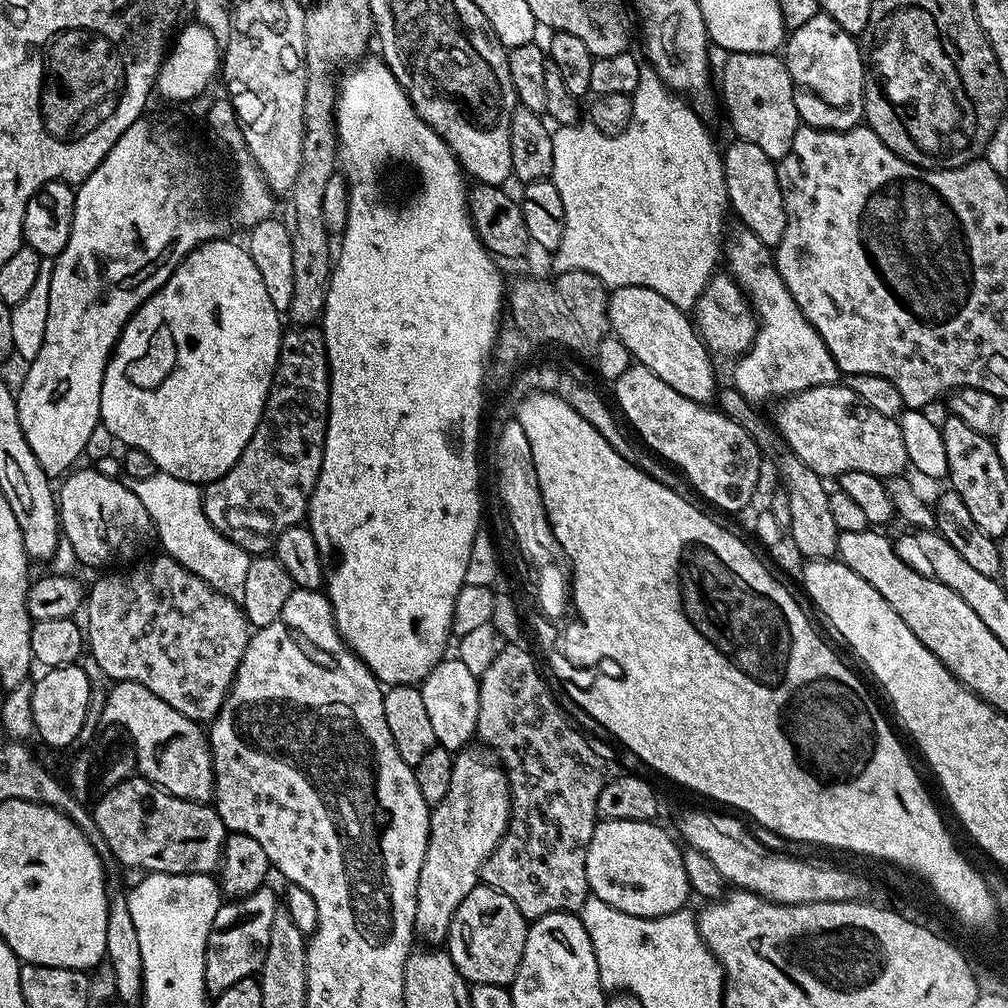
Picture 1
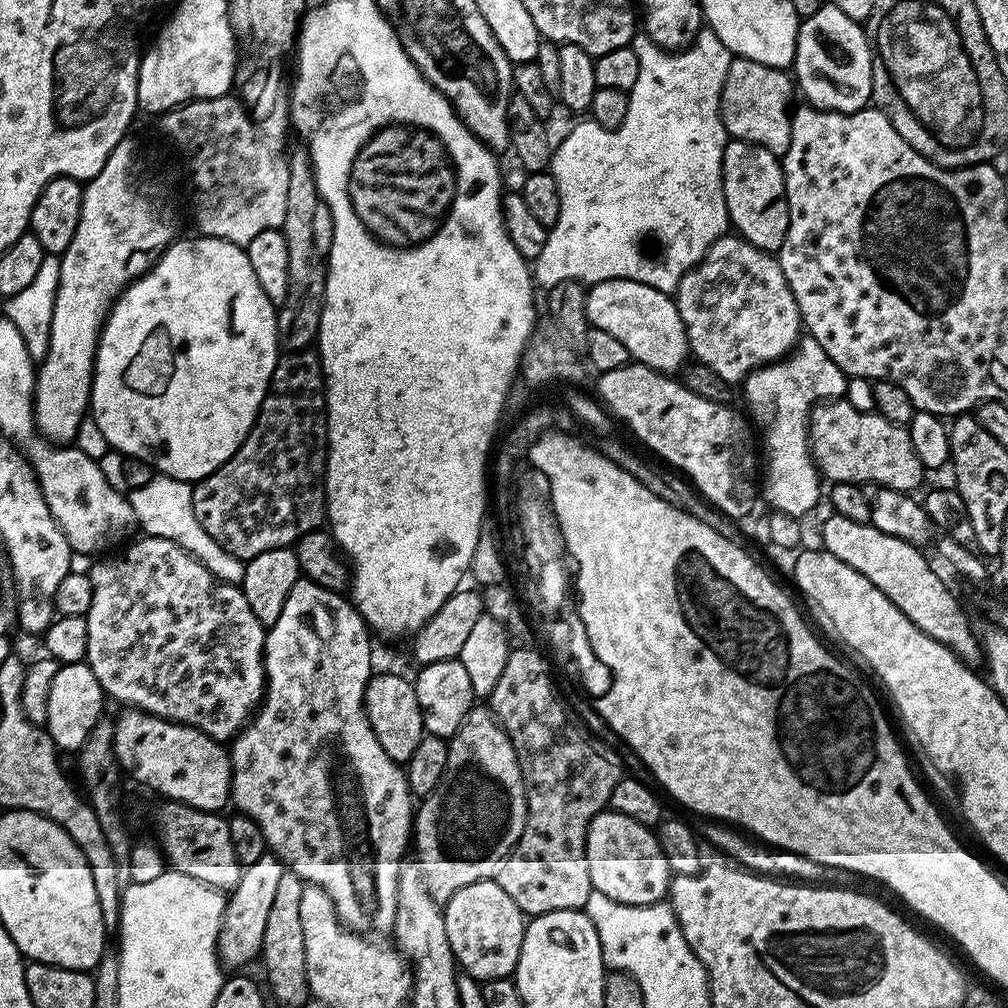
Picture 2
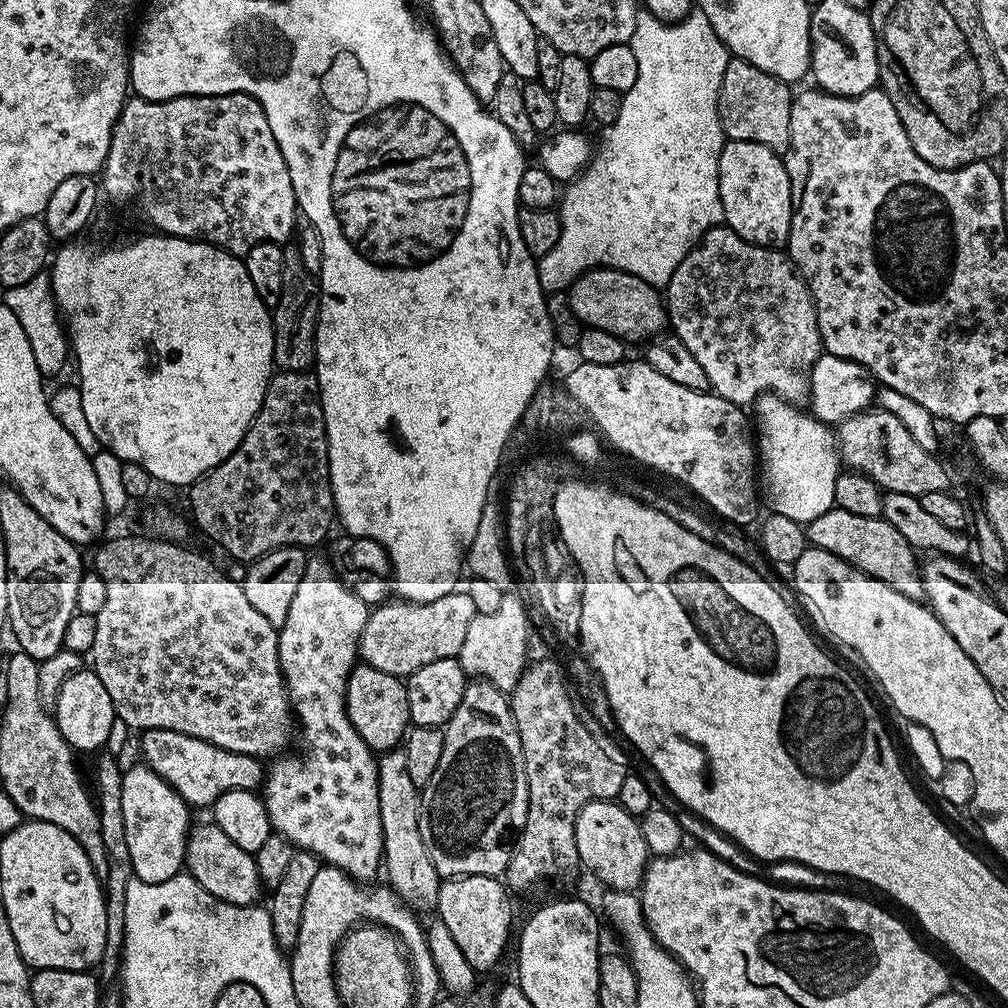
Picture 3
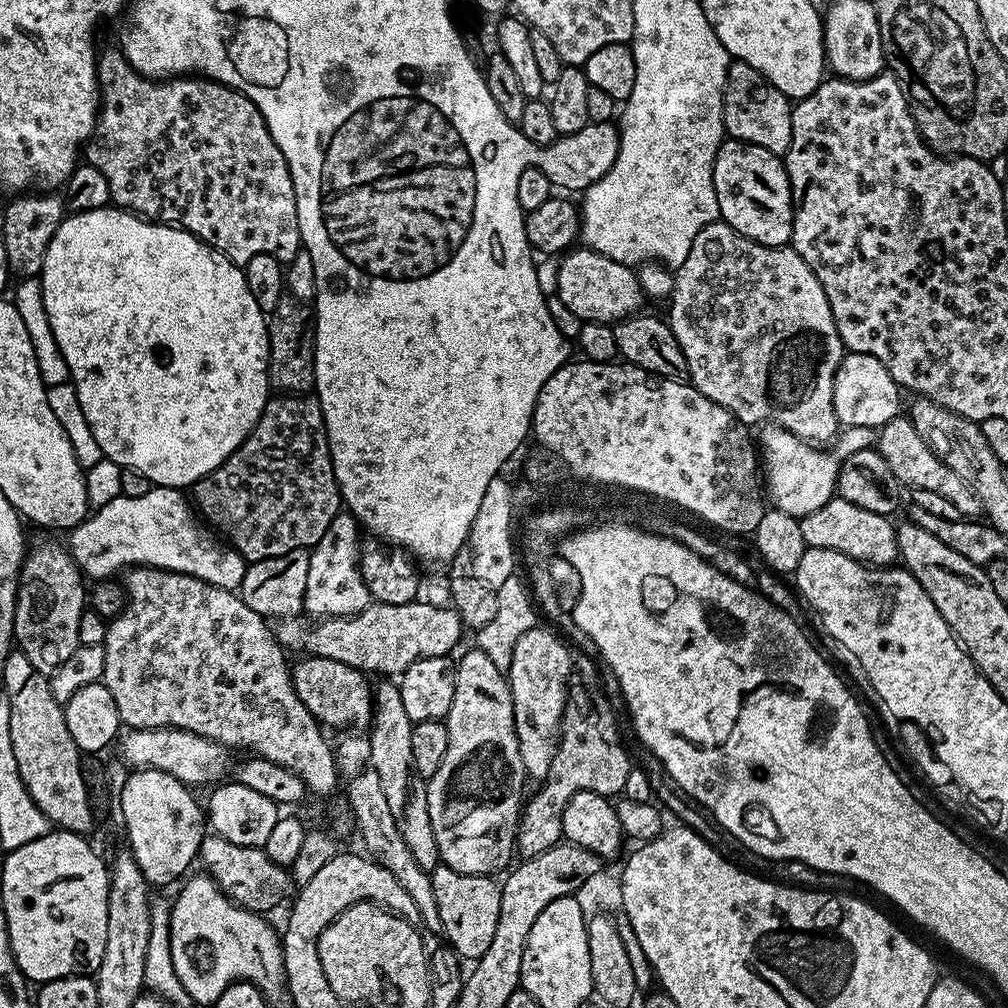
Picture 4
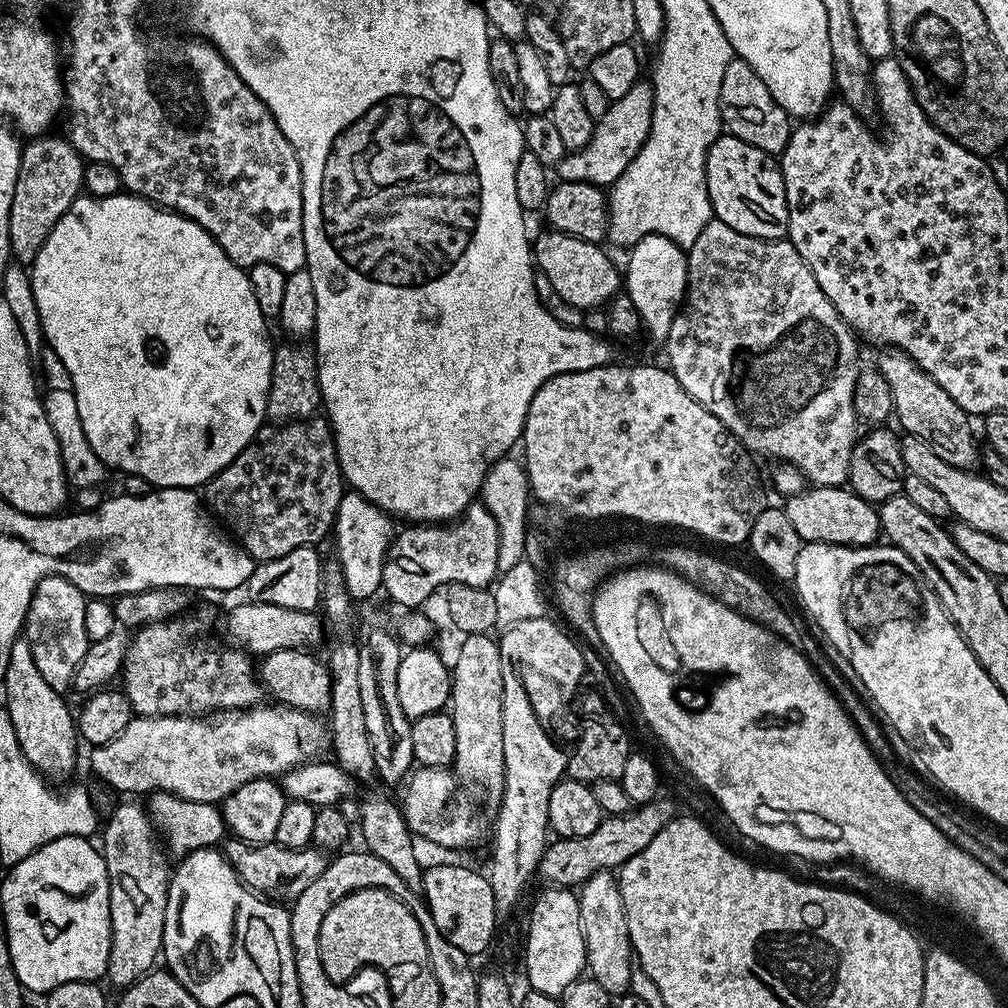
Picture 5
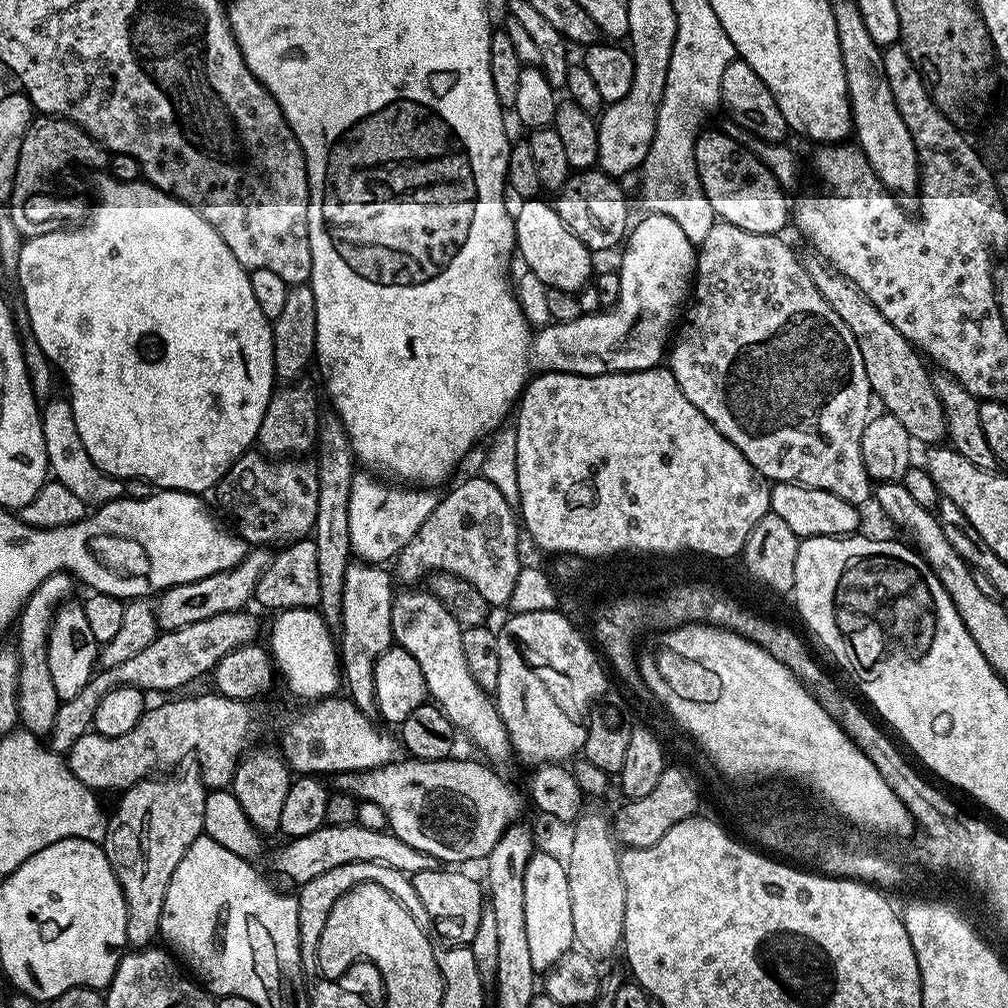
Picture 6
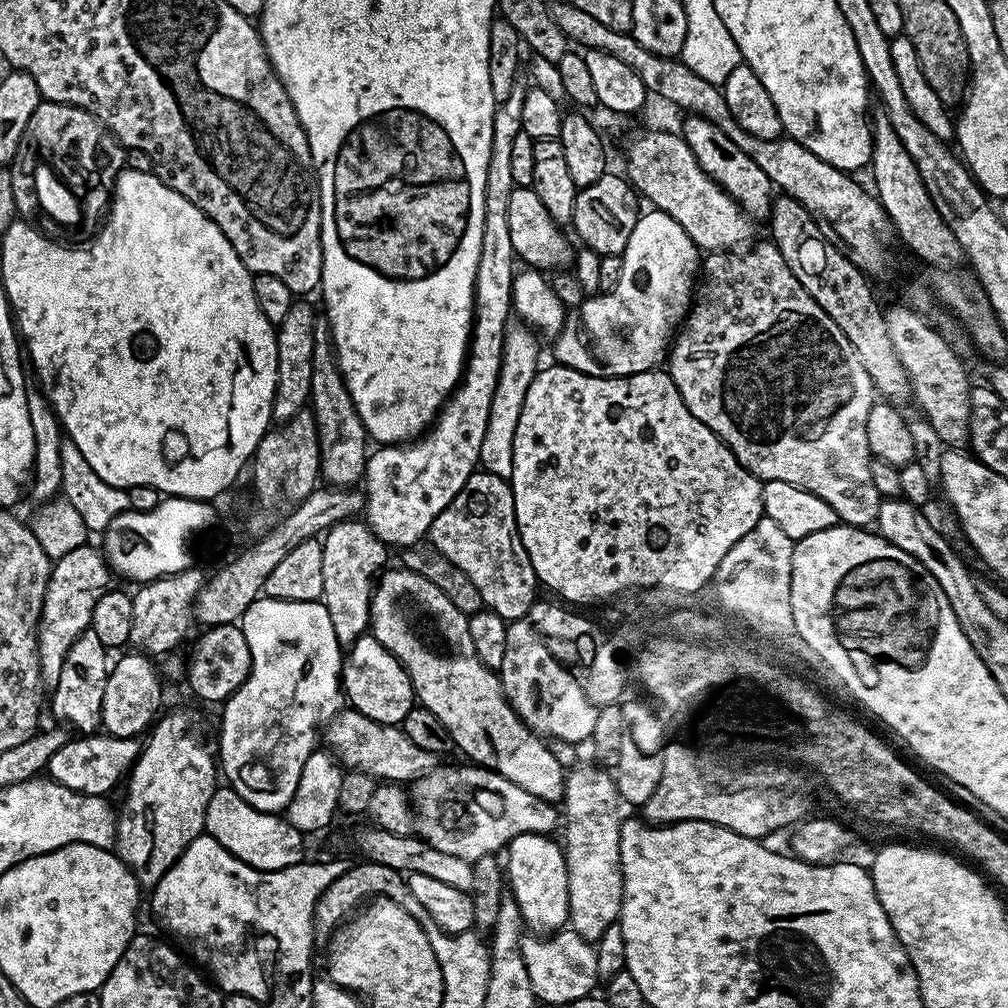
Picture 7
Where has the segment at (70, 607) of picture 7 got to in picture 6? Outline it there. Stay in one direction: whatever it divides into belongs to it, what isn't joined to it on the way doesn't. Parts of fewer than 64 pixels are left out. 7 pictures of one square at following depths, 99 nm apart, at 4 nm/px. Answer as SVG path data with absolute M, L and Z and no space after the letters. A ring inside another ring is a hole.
M59 572L46 578L30 594L30 598L21 608L19 617L14 625L16 641L14 647L16 656L20 660L18 670L18 714L19 723L27 730L33 732L38 738L47 737L54 726L54 714L58 714L61 700L58 690L54 690L54 681L50 679L50 662L46 662L48 653L48 631L52 625L52 617L56 609L69 599L72 592L73 577L66 572Z

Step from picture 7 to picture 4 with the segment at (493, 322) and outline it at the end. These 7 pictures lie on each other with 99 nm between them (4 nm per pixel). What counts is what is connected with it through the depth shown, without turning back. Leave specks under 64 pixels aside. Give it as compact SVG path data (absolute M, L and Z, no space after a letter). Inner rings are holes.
M347 510L330 522L330 530L310 550L310 574L306 578L304 612L312 618L358 615L373 604L373 598L360 573L362 529Z

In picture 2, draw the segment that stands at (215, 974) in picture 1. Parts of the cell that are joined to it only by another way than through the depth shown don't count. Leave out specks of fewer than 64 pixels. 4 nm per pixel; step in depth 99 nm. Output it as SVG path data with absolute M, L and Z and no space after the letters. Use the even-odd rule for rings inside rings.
M265 854L258 862L247 865L240 873L238 886L227 897L221 930L216 938L216 954L225 969L240 970L243 964L261 955L262 934L266 930L266 918L278 887L278 881L286 871L284 864L274 855Z

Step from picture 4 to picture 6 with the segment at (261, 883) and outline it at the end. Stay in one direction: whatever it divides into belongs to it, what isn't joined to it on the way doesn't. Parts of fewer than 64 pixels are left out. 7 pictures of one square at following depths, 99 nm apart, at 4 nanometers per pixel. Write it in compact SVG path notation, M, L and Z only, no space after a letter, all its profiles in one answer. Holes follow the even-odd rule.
M325 823L324 827L314 830L314 834L291 837L276 852L272 860L272 868L284 880L289 880L293 886L299 886L310 882L310 878L318 878L318 874L326 874L326 870L334 870L334 866L346 866L346 862L382 862L386 866L394 866L394 870L402 870L409 874L422 870L434 870L438 867L438 861L433 856L422 850L414 850L414 846L406 846L402 838L398 838L391 830L366 830L361 824L347 824L346 826L334 826Z

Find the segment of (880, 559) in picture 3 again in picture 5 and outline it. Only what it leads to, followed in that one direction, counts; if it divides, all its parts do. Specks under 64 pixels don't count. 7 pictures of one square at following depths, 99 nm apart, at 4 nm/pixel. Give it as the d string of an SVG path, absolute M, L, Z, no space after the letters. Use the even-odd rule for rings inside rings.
M848 486L805 487L797 496L787 497L783 509L801 541L810 544L851 544L854 548L864 548L877 543L882 536L879 511Z

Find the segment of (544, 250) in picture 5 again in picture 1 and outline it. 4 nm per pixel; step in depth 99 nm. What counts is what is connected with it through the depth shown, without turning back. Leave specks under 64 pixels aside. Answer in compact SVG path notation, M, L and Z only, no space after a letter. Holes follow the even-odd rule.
M646 286L614 288L608 298L608 323L626 350L630 350L633 361L658 374L658 378L662 378L666 386L678 390L682 398L690 398L705 406L717 399L713 357L685 309L674 306L674 302Z

